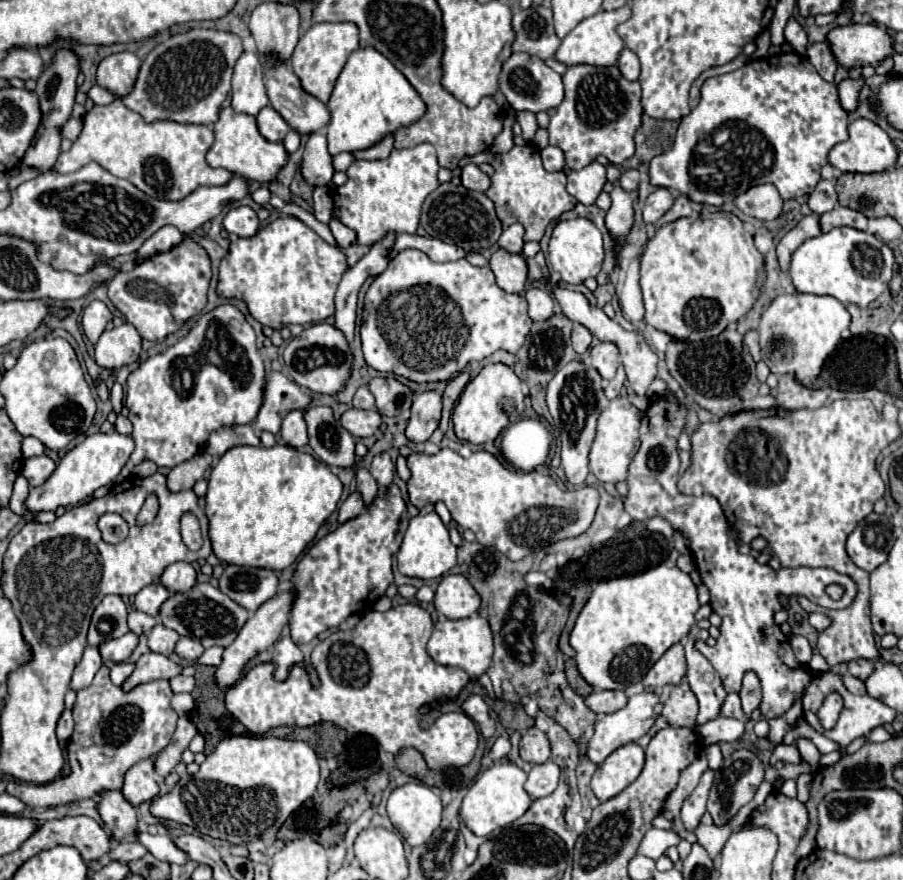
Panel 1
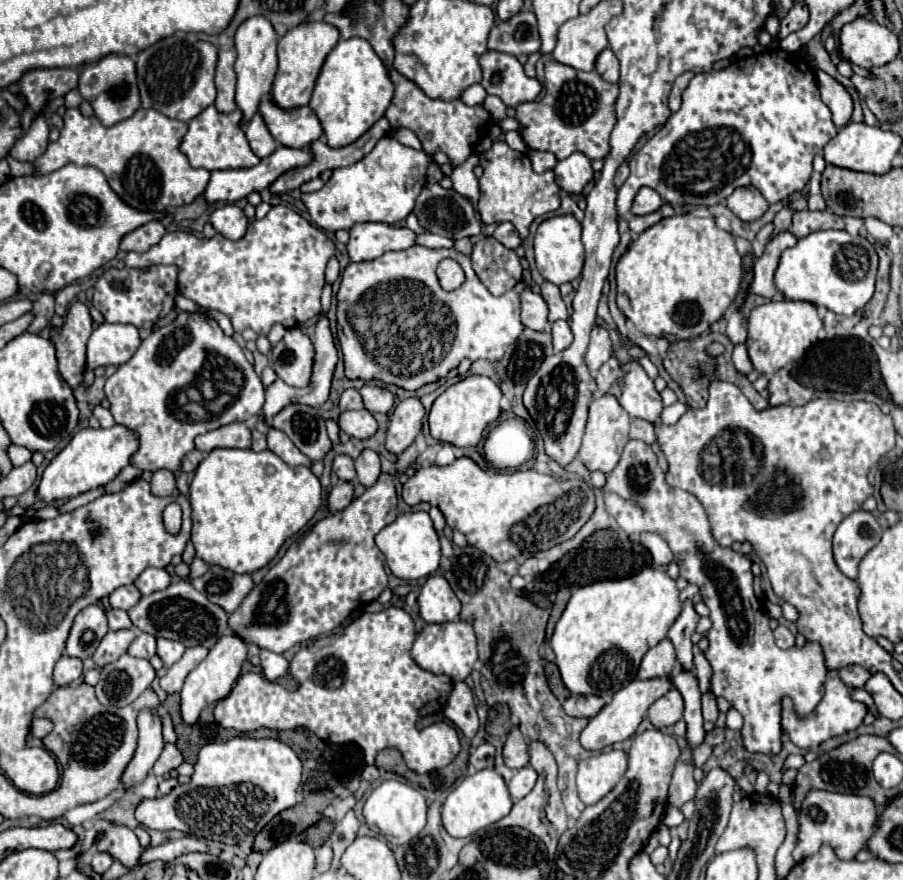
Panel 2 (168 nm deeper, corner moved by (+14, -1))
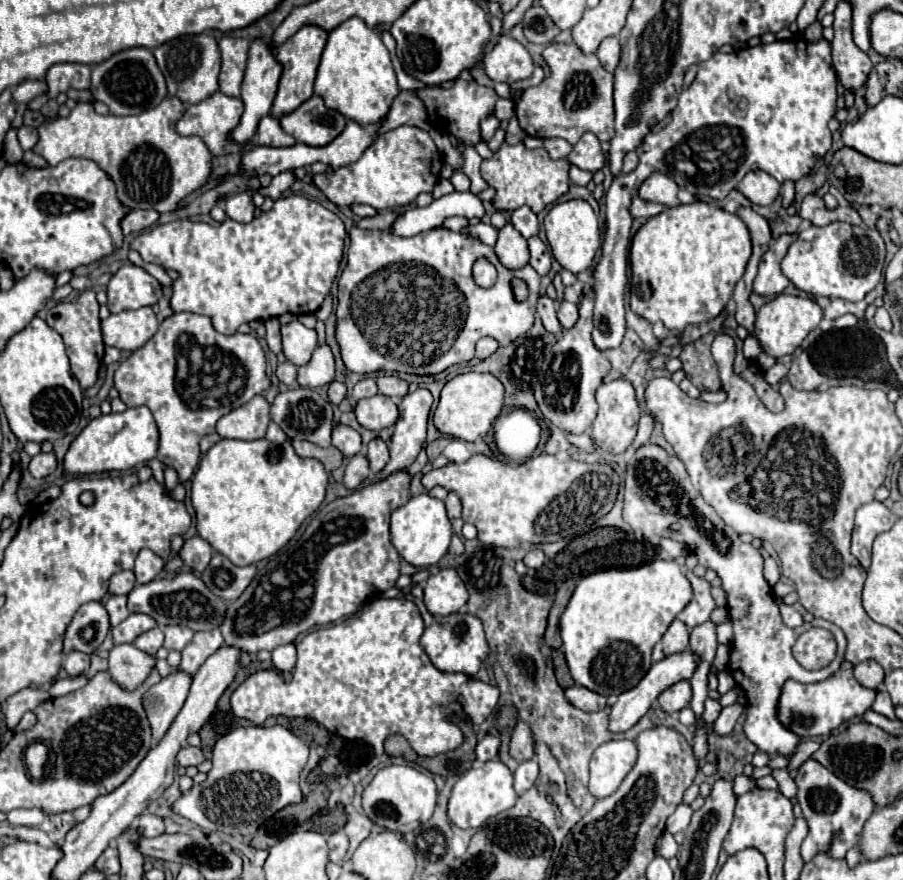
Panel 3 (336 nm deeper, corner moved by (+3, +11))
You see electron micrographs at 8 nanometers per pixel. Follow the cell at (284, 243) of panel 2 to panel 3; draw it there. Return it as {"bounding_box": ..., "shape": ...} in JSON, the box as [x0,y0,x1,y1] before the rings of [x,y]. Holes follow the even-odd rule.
{"bounding_box":[130,195,346,335],"shape":[[[290,195],[290,197],[280,197],[280,199],[274,203],[274,207],[272,207],[270,211],[262,211],[260,215],[256,215],[256,217],[254,217],[250,223],[246,223],[246,225],[236,223],[236,221],[232,221],[232,219],[226,219],[226,221],[220,223],[218,227],[212,227],[212,225],[202,223],[202,221],[192,223],[192,221],[188,221],[188,219],[184,219],[184,221],[172,221],[172,223],[166,223],[166,225],[156,225],[154,229],[150,229],[150,231],[138,235],[138,237],[130,243],[130,247],[136,249],[136,251],[140,253],[140,257],[142,257],[146,263],[158,263],[158,265],[162,265],[164,269],[174,269],[174,271],[180,273],[180,279],[174,281],[174,295],[172,295],[172,309],[174,309],[174,311],[178,311],[178,313],[180,313],[180,311],[190,311],[190,313],[208,315],[208,317],[212,317],[212,321],[214,321],[214,325],[216,325],[216,329],[218,329],[220,333],[232,335],[232,333],[236,333],[236,329],[238,329],[242,323],[250,323],[250,321],[254,321],[254,319],[266,321],[266,319],[270,319],[270,317],[280,317],[280,315],[284,315],[284,313],[292,313],[292,315],[302,315],[304,311],[306,311],[306,313],[314,313],[314,311],[322,305],[324,297],[328,295],[330,285],[332,285],[332,281],[334,281],[334,277],[336,277],[336,273],[338,273],[338,269],[340,269],[342,251],[344,251],[344,239],[346,239],[346,229],[344,229],[344,223],[342,223],[342,219],[340,219],[338,215],[334,215],[334,213],[328,211],[326,207],[318,205],[316,201],[306,199],[306,197],[302,197],[302,195]],[[212,229],[230,229],[232,233],[236,233],[236,239],[234,239],[236,245],[228,243],[226,251],[220,251],[220,253],[222,253],[222,261],[220,261],[220,263],[224,265],[222,269],[214,267],[214,265],[218,265],[218,263],[212,261]]]}

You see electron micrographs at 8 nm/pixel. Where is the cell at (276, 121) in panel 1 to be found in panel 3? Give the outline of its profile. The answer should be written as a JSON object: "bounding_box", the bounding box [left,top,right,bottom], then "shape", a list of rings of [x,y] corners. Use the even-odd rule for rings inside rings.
{"bounding_box":[256,115,296,147],"shape":[[[266,115],[260,119],[256,143],[258,145],[270,145],[270,147],[288,147],[288,145],[294,145],[296,139],[280,129],[280,123],[274,115]]]}

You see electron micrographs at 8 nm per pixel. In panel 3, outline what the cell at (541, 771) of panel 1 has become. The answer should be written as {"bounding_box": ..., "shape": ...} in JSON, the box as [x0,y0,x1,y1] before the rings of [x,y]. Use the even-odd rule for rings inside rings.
{"bounding_box":[514,759,540,795],"shape":[[[536,759],[522,761],[522,763],[518,765],[518,769],[514,771],[514,789],[516,789],[516,793],[522,795],[524,791],[528,791],[528,789],[536,783],[538,773],[540,773],[540,769],[538,769]]]}

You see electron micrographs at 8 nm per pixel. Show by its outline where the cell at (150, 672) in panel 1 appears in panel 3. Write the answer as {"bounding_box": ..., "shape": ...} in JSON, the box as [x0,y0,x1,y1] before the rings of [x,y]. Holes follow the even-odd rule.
{"bounding_box":[108,645,156,691],"shape":[[[114,645],[108,657],[112,681],[126,691],[138,689],[156,667],[156,657],[136,649],[134,645]]]}

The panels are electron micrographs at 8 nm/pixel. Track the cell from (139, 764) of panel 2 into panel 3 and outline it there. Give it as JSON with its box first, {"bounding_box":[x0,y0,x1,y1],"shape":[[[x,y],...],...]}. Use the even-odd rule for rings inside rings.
{"bounding_box":[144,671,190,741],"shape":[[[174,671],[164,677],[158,685],[144,693],[144,709],[152,727],[154,741],[160,741],[170,729],[172,721],[180,713],[190,687],[190,677],[186,673]]]}

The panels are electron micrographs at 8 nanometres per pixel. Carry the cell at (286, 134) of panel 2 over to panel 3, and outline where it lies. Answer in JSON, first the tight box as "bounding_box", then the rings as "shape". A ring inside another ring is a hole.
{"bounding_box":[280,95,346,147],"shape":[[[314,95],[304,101],[302,107],[282,115],[280,125],[288,135],[296,137],[298,143],[320,147],[340,135],[340,129],[346,125],[346,117],[332,109],[326,111],[324,99]]]}

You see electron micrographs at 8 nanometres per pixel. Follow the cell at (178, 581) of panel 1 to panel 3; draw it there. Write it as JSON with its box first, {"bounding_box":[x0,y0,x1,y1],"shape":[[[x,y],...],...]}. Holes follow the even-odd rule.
{"bounding_box":[134,549,166,585],"shape":[[[142,549],[138,559],[136,559],[136,567],[134,567],[134,573],[136,573],[136,581],[142,585],[142,583],[150,583],[152,579],[156,579],[162,569],[164,569],[166,561],[158,555],[154,555],[150,549]]]}

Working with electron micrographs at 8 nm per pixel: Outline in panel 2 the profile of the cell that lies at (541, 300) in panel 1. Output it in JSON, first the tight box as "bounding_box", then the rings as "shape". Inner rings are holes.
{"bounding_box":[521,289,547,331],"shape":[[[531,289],[521,293],[521,323],[533,331],[547,331],[547,303],[543,297]]]}

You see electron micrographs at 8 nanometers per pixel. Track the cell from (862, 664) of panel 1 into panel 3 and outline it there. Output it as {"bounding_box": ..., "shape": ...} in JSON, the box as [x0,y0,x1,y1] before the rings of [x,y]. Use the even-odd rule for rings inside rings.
{"bounding_box":[854,659,886,689],"shape":[[[872,659],[854,665],[854,677],[868,689],[878,689],[884,681],[884,675],[886,675],[884,669]]]}

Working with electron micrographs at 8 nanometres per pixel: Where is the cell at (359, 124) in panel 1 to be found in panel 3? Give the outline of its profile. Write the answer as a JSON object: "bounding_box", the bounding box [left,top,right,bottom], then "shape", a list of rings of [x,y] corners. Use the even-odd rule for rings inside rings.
{"bounding_box":[314,17,400,127],"shape":[[[352,17],[344,25],[332,29],[318,67],[314,93],[324,99],[328,109],[342,113],[346,119],[356,121],[362,127],[378,123],[400,93],[392,59],[382,37],[358,17]]]}

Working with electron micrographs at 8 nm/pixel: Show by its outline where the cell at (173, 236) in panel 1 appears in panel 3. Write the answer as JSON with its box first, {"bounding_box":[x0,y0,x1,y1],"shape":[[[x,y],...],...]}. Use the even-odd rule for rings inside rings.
{"bounding_box":[122,209,160,235],"shape":[[[136,209],[136,211],[130,211],[124,221],[122,221],[122,231],[124,235],[132,235],[132,233],[140,233],[144,229],[148,229],[150,225],[154,225],[158,221],[160,213],[156,209],[148,209],[148,211],[142,211],[142,209]]]}

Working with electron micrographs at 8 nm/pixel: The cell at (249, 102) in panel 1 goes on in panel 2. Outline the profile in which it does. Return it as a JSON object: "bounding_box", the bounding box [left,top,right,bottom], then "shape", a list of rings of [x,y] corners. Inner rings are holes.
{"bounding_box":[215,51,237,113],"shape":[[[219,51],[219,61],[217,61],[217,75],[215,75],[215,85],[217,85],[217,99],[215,99],[215,109],[219,113],[231,113],[237,109],[235,105],[235,63],[237,53],[235,51]]]}

